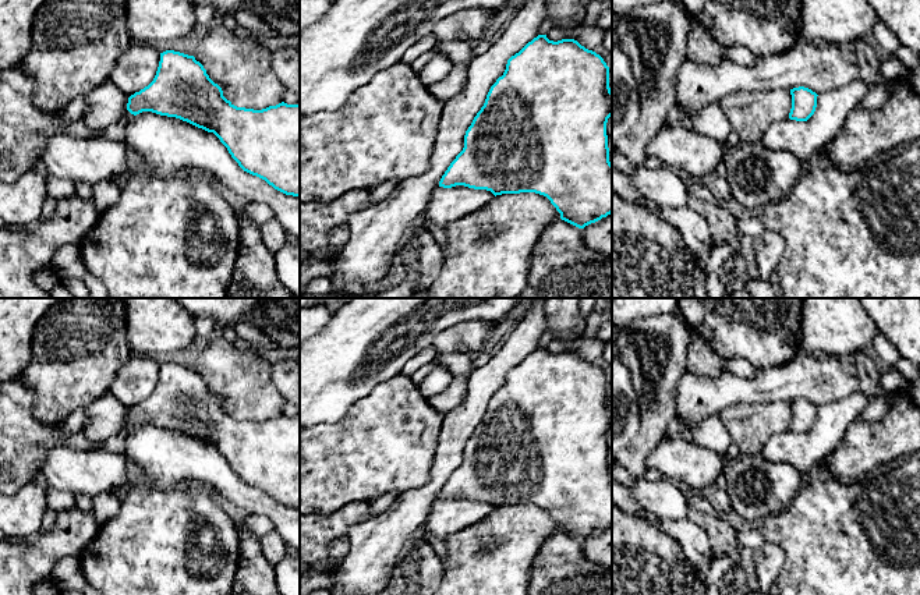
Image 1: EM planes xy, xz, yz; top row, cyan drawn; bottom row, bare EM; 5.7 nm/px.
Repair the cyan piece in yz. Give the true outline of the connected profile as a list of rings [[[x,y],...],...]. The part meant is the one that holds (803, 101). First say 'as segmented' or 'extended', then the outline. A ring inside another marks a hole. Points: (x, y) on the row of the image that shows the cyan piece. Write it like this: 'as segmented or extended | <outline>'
as segmented | [[[804,86],[790,89],[790,95],[792,109],[789,118],[796,121],[807,121],[815,111],[818,95]]]

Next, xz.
as segmented | [[[538,35],[507,60],[502,77],[491,86],[485,103],[464,135],[464,148],[450,163],[439,187],[464,185],[502,194],[535,192],[546,196],[560,219],[578,227],[612,213],[612,163],[606,123],[612,116],[609,67],[604,59],[574,39],[549,40]]]

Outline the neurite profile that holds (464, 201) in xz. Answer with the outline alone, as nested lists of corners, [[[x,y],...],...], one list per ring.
[[[464,185],[438,187],[417,223],[424,229],[428,224],[445,229],[447,224],[477,212],[493,198],[495,195],[486,190],[474,190]]]

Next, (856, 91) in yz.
[[[860,77],[838,89],[820,93],[815,111],[807,121],[790,118],[776,121],[765,130],[761,142],[771,150],[792,152],[811,166],[868,91],[868,85]]]

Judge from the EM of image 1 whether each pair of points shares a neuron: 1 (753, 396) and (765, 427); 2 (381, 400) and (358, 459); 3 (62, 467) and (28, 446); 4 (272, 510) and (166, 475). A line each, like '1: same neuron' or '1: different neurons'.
1: different neurons
2: same neuron
3: different neurons
4: same neuron

